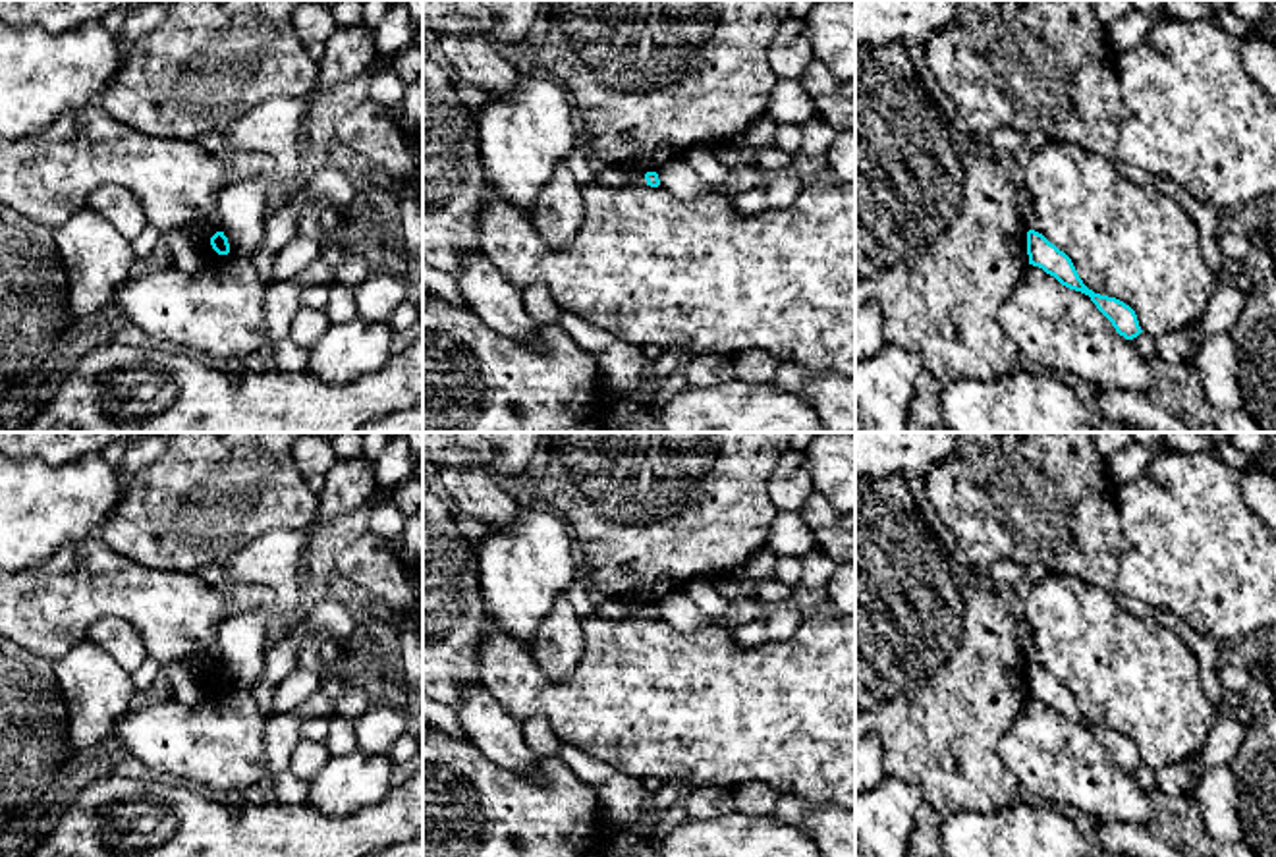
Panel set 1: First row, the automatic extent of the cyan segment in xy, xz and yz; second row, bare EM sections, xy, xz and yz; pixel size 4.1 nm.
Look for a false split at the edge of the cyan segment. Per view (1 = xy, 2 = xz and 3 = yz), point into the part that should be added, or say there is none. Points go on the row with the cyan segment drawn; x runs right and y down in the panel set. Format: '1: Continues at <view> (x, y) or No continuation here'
1: No continuation here
2: No continuation here
3: No continuation here

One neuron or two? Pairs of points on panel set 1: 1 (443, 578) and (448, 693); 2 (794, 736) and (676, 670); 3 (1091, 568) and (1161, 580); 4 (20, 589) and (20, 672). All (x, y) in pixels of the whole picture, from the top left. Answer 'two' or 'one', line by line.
1: one
2: one
3: two
4: two

